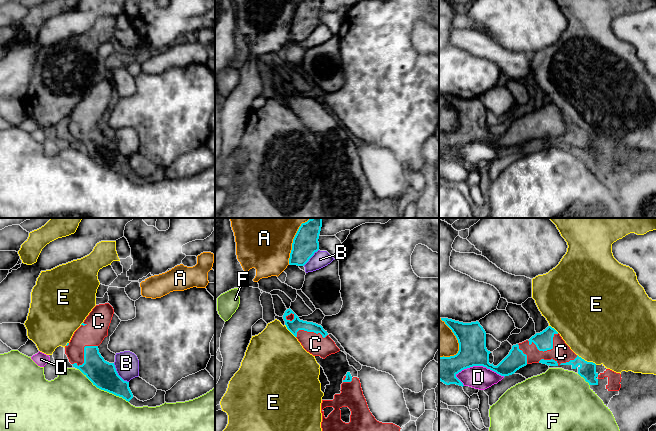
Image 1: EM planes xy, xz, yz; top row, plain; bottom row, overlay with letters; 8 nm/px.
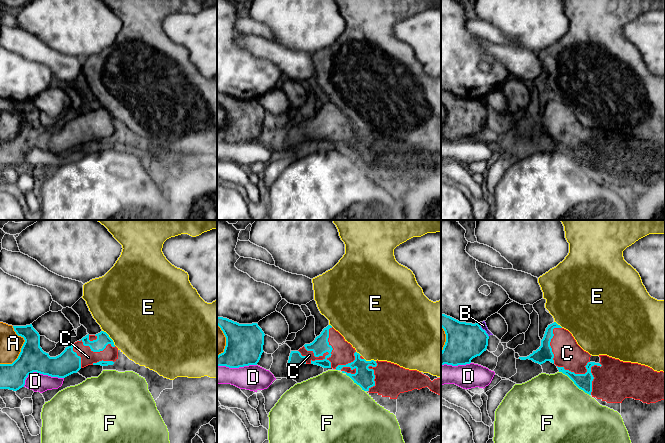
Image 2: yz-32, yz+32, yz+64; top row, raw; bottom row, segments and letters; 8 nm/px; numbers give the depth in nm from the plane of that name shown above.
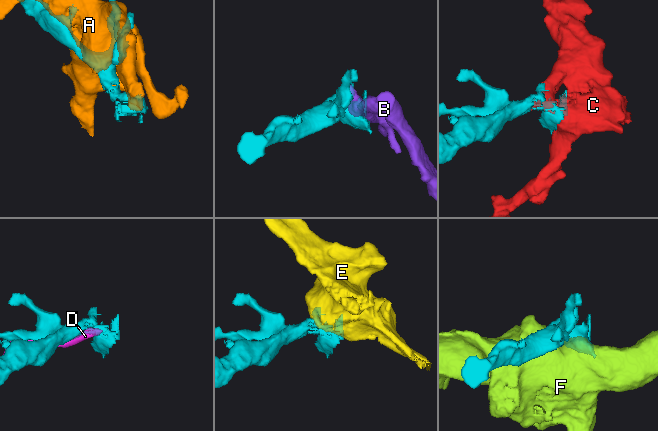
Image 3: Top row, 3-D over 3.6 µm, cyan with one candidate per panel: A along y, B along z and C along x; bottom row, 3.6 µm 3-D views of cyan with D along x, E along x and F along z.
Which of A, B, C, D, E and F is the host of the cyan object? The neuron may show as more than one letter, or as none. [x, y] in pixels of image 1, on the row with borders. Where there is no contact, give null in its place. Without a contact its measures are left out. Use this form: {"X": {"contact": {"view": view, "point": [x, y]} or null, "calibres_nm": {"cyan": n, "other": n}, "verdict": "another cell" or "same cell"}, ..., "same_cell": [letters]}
{"A": {"contact": {"view": "xz", "point": [294, 238]}, "calibres_nm": {"cyan": 200, "other": 480}, "verdict": "another cell"}, "B": {"contact": {"view": "xy", "point": [117, 374]}, "calibres_nm": {"cyan": 220, "other": 190}, "verdict": "another cell"}, "C": {"contact": {"view": "yz", "point": [547, 349]}, "calibres_nm": {"cyan": 140, "other": 160}, "verdict": "same cell"}, "D": {"contact": {"view": "yz", "point": [480, 365]}, "calibres_nm": {"cyan": 220, "other": 190}, "verdict": "another cell"}, "E": {"contact": {"view": "yz", "point": [586, 361]}, "calibres_nm": {"cyan": 140, "other": 480}, "verdict": "another cell"}, "F": {"contact": {"view": "xy", "point": [103, 389]}, "calibres_nm": {"cyan": 220, "other": 420}, "verdict": "another cell"}, "same_cell": ["C"]}

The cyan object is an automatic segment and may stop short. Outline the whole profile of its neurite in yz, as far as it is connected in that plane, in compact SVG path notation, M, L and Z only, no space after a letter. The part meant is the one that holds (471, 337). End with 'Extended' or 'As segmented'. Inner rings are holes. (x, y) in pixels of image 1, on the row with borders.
M441 318L452 330L459 343L459 351L450 357L439 357L439 380L446 385L464 386L456 375L473 366L483 366L501 376L514 374L532 363L550 366L571 365L589 385L598 385L596 364L576 355L560 334L551 326L536 333L529 340L512 346L509 354L497 365L489 363L490 351L486 348L486 332L478 321L463 323Z. Extended

